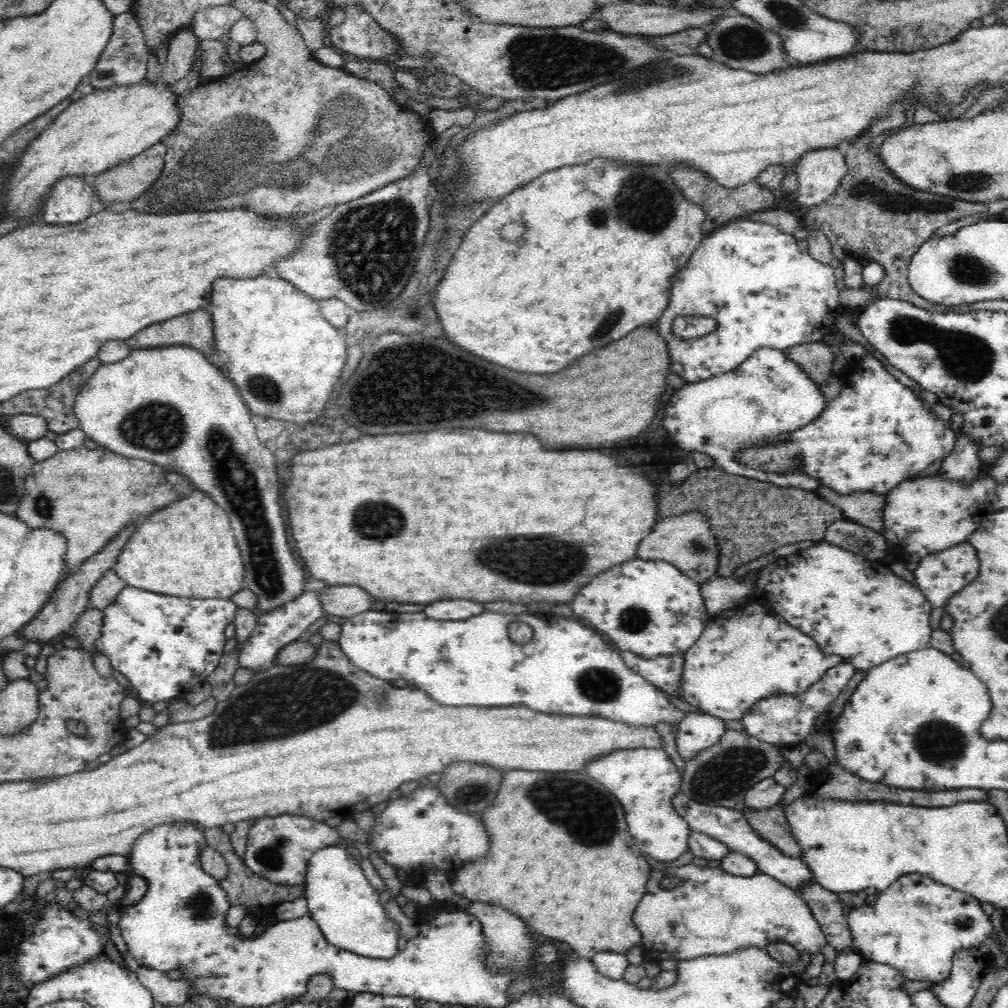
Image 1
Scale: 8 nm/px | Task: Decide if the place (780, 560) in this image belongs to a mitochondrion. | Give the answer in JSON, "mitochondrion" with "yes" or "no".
{"mitochondrion":"no"}

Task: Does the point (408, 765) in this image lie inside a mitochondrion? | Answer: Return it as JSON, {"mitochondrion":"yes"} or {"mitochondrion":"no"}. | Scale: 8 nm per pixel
{"mitochondrion":"no"}

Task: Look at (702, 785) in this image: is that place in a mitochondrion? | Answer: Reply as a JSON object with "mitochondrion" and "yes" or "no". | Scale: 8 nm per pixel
{"mitochondrion":"yes"}

